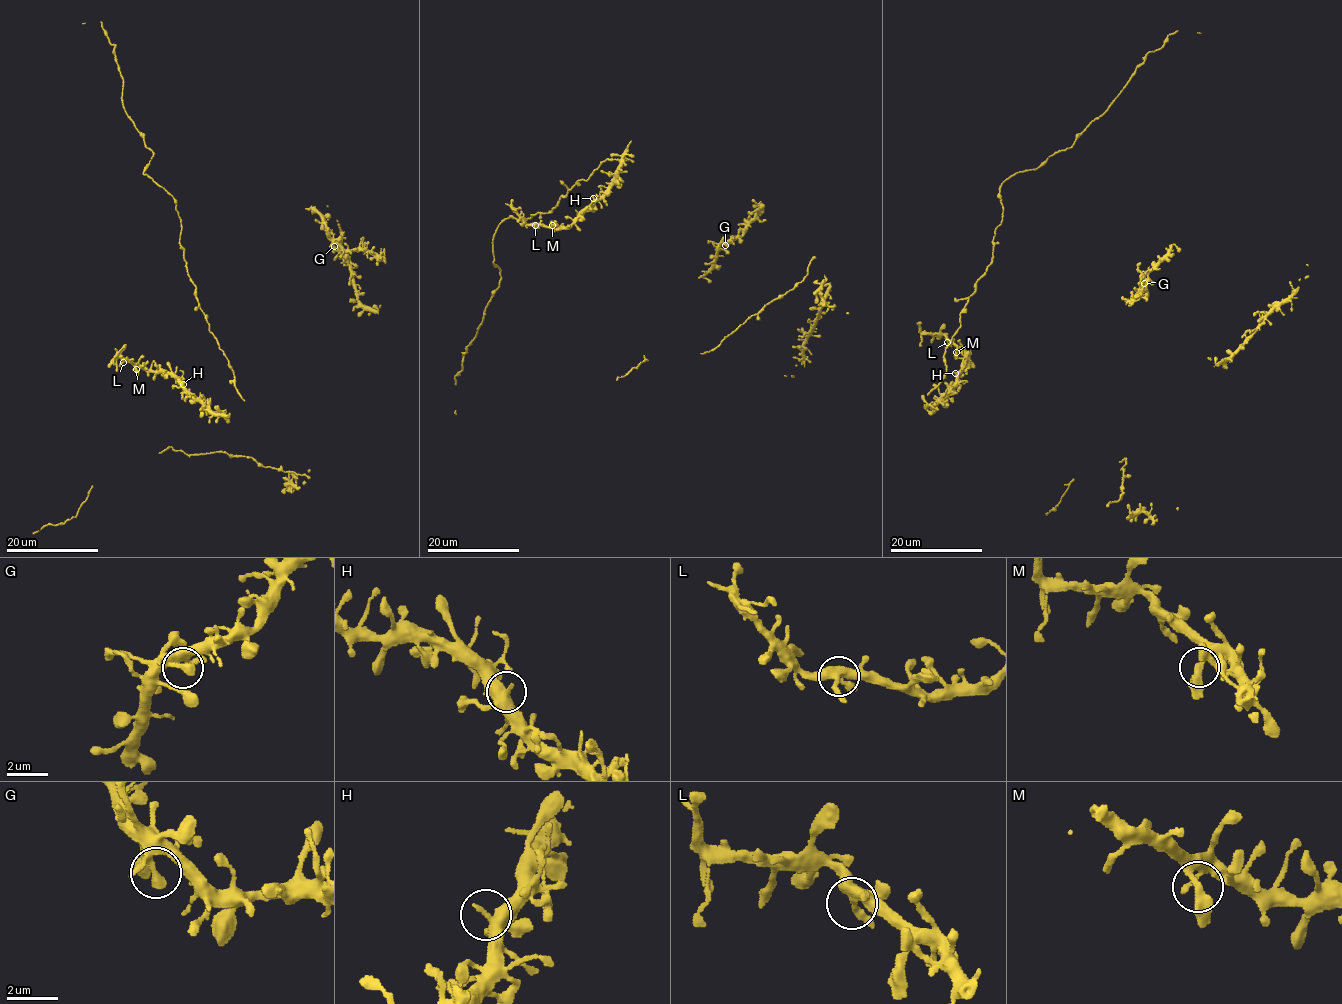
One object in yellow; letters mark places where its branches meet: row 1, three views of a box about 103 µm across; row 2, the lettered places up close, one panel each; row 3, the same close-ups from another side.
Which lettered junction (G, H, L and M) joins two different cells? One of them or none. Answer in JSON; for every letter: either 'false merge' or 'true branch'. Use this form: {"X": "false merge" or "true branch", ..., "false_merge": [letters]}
{"G": "true branch", "H": "true branch", "L": "true branch", "M": "true branch", "false_merge": []}

